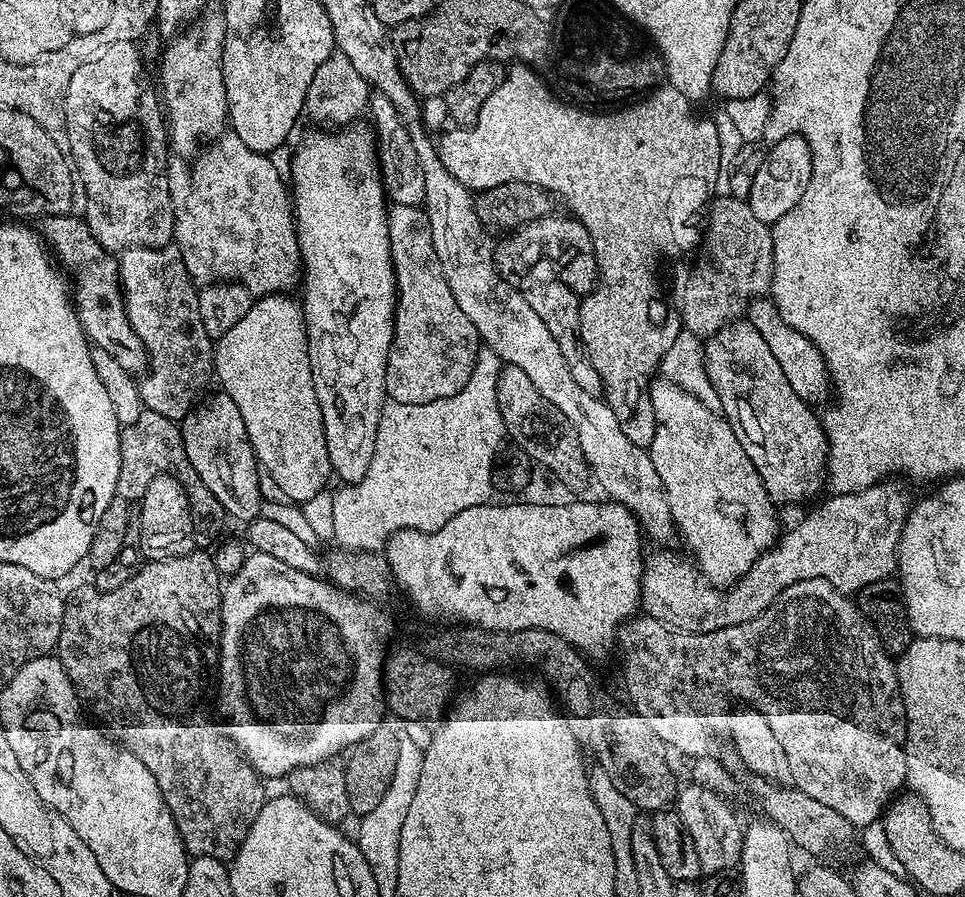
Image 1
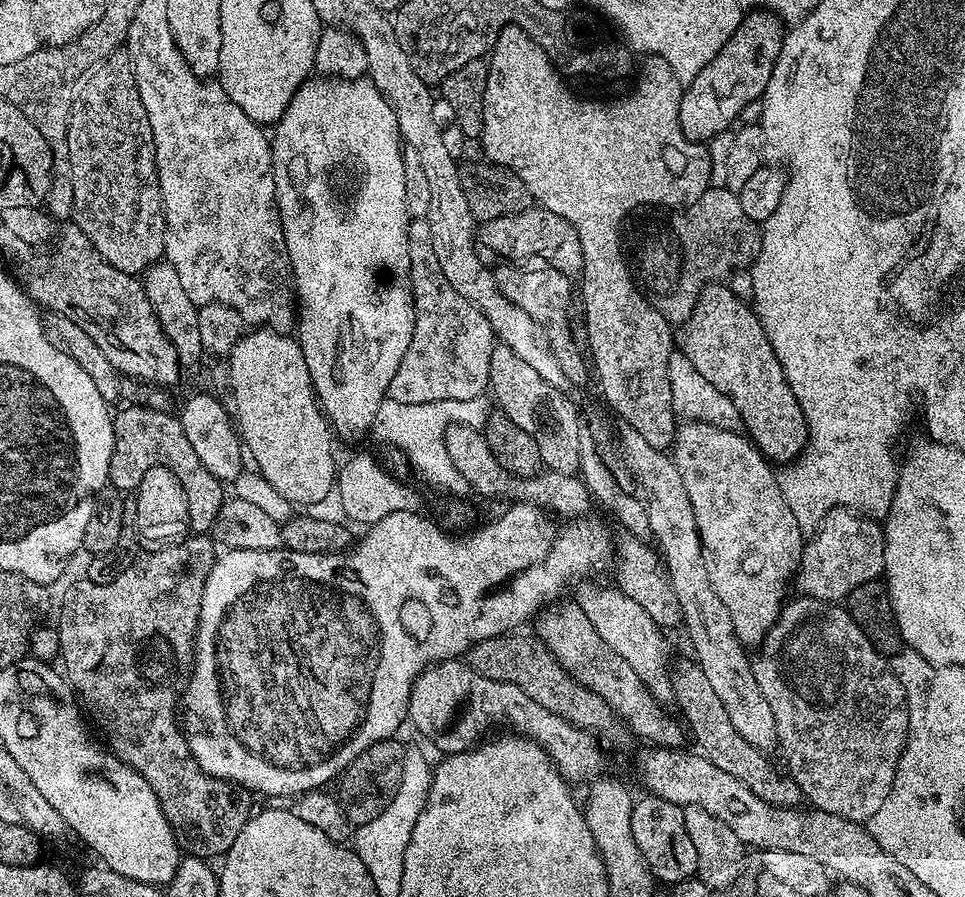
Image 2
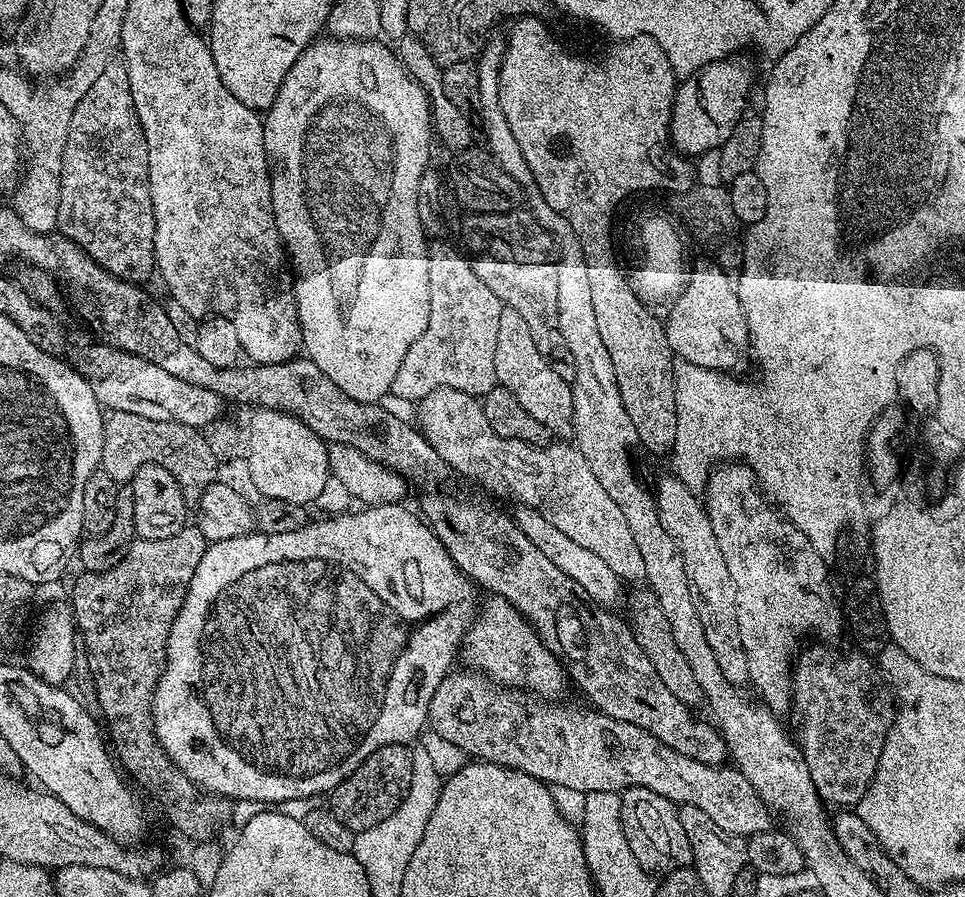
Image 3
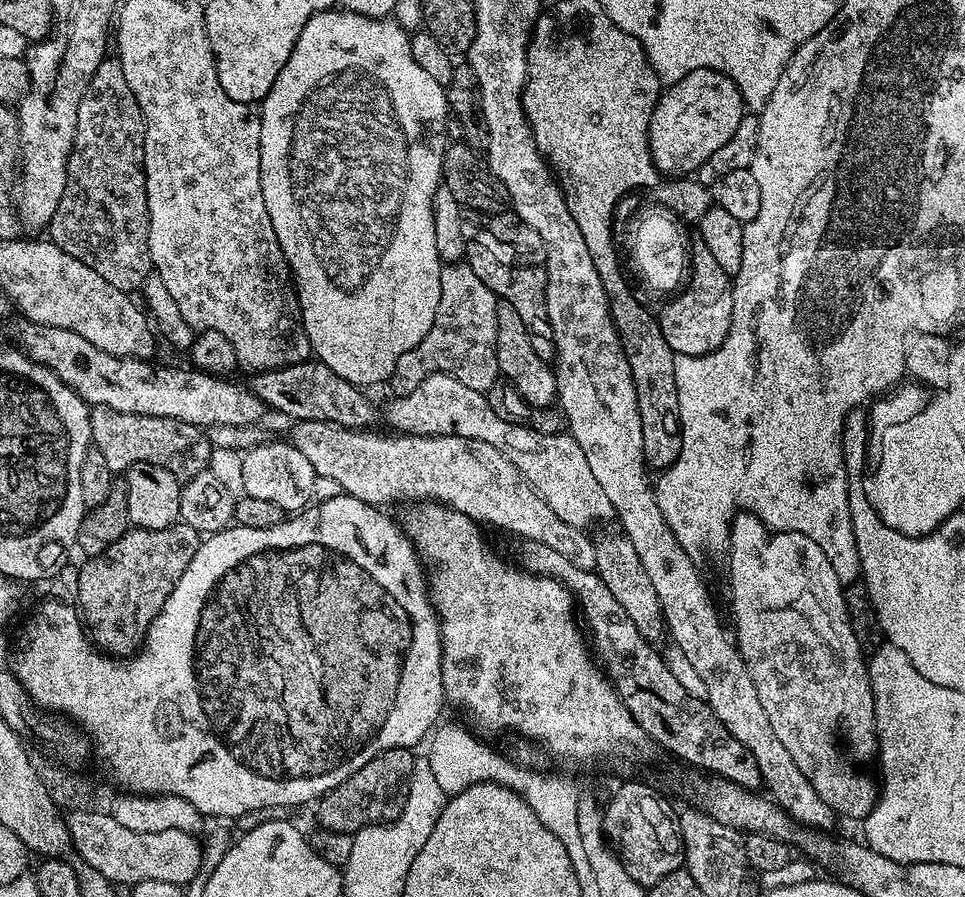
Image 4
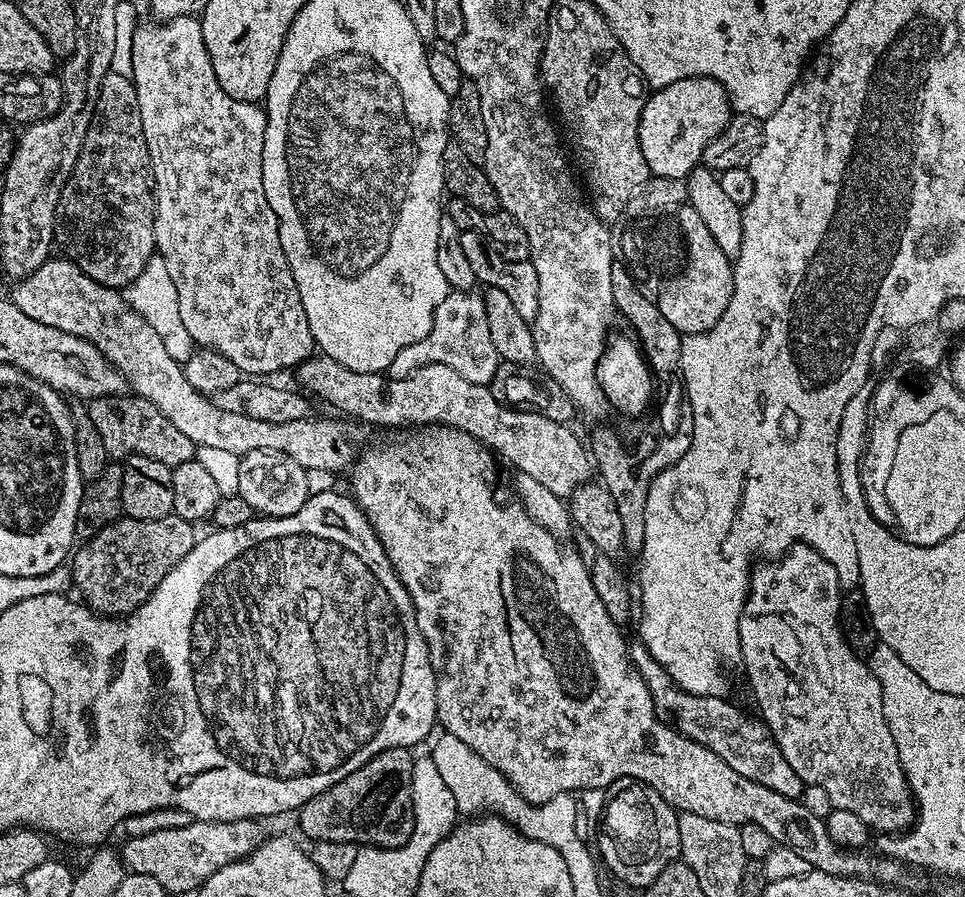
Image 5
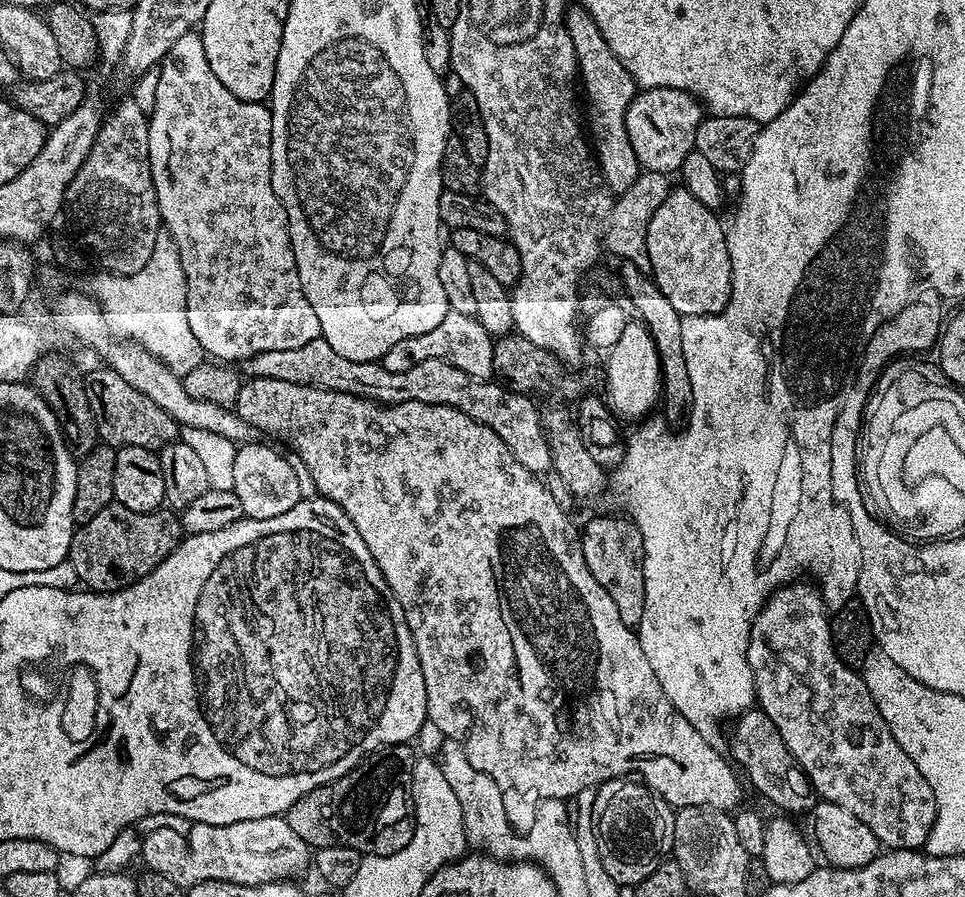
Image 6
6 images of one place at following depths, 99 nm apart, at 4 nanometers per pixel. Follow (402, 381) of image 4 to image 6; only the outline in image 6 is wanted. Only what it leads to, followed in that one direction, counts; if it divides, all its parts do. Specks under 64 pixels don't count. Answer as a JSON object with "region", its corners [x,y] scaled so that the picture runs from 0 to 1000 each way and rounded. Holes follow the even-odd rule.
{"region":[[[465,346],[462,355],[458,355],[454,363],[450,363],[450,368],[441,372],[426,375],[404,386],[404,390],[400,390],[396,405],[398,410],[405,415],[420,415],[433,404],[464,401],[470,408],[475,408],[475,412],[487,417],[493,424],[510,424],[512,419],[511,382],[512,377],[502,367],[499,359],[493,357],[492,352]]]}

